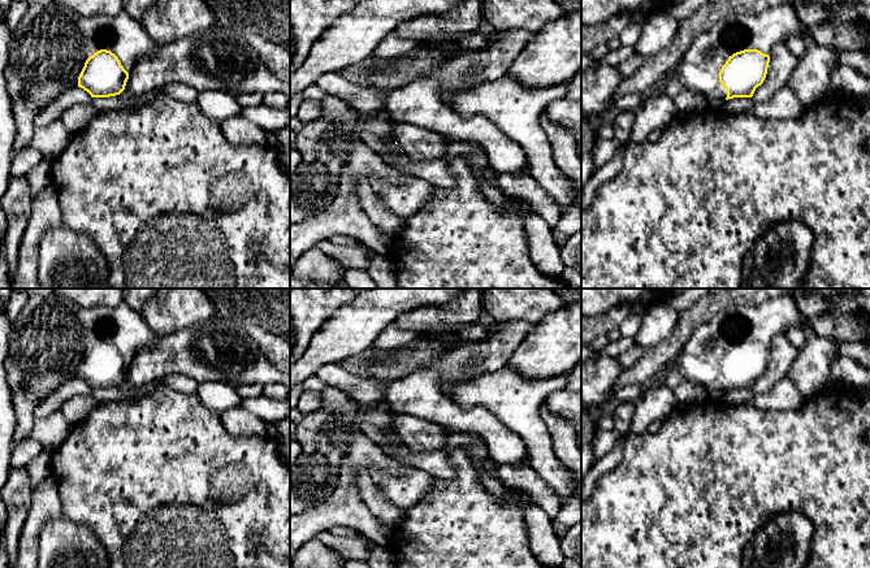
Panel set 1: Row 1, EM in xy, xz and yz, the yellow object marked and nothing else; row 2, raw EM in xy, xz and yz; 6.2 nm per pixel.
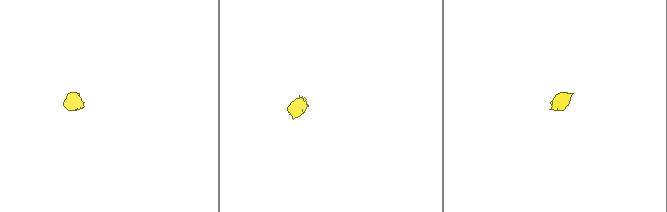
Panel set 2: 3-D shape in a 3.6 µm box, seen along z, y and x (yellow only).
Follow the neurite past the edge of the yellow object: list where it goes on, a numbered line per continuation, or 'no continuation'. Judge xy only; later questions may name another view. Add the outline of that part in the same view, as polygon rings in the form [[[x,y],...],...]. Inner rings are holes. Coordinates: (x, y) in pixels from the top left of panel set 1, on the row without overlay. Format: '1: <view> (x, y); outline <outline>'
1: xy (48, 339); outline [[[57,294],[29,296],[12,324],[5,359],[5,377],[16,413],[13,443],[21,442],[30,434],[36,404],[65,381],[78,377],[78,368],[90,347],[100,341],[111,342],[130,364],[139,348],[148,346],[155,337],[142,313],[130,308],[125,302],[117,307],[85,308]]]

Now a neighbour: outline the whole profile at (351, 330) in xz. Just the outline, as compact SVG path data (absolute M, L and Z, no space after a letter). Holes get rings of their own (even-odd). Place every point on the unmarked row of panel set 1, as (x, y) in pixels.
M362 289L355 298L342 305L313 335L306 351L290 365L290 390L302 383L325 364L339 363L351 356L362 356L376 338L399 315L429 304L446 304L459 296L464 289Z

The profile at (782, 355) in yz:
M776 334L770 344L767 365L752 387L754 394L767 393L776 382L788 376L797 355L796 347L785 334Z

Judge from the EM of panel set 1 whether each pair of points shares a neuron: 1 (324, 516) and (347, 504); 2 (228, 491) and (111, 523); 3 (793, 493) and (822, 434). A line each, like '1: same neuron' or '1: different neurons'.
1: same neuron
2: same neuron
3: same neuron

